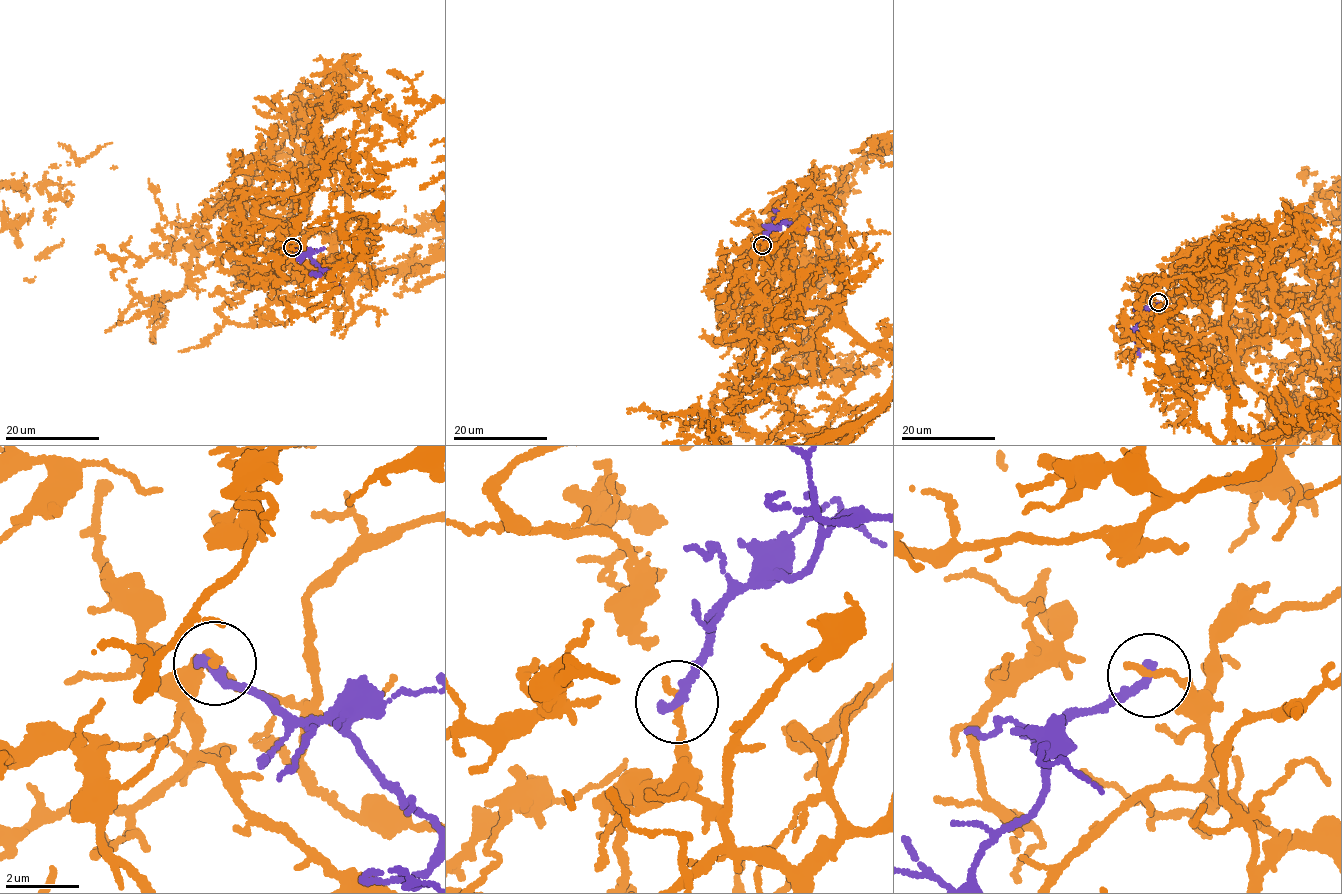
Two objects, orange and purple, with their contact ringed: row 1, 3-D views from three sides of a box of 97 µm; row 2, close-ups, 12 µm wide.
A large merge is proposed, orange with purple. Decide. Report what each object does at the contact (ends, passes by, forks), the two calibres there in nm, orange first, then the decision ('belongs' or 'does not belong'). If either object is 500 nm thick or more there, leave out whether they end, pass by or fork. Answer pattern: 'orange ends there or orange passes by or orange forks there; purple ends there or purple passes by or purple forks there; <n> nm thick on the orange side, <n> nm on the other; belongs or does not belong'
orange ends there; purple ends there; 200 nm thick on the orange side, 300 nm on the other; does not belong

